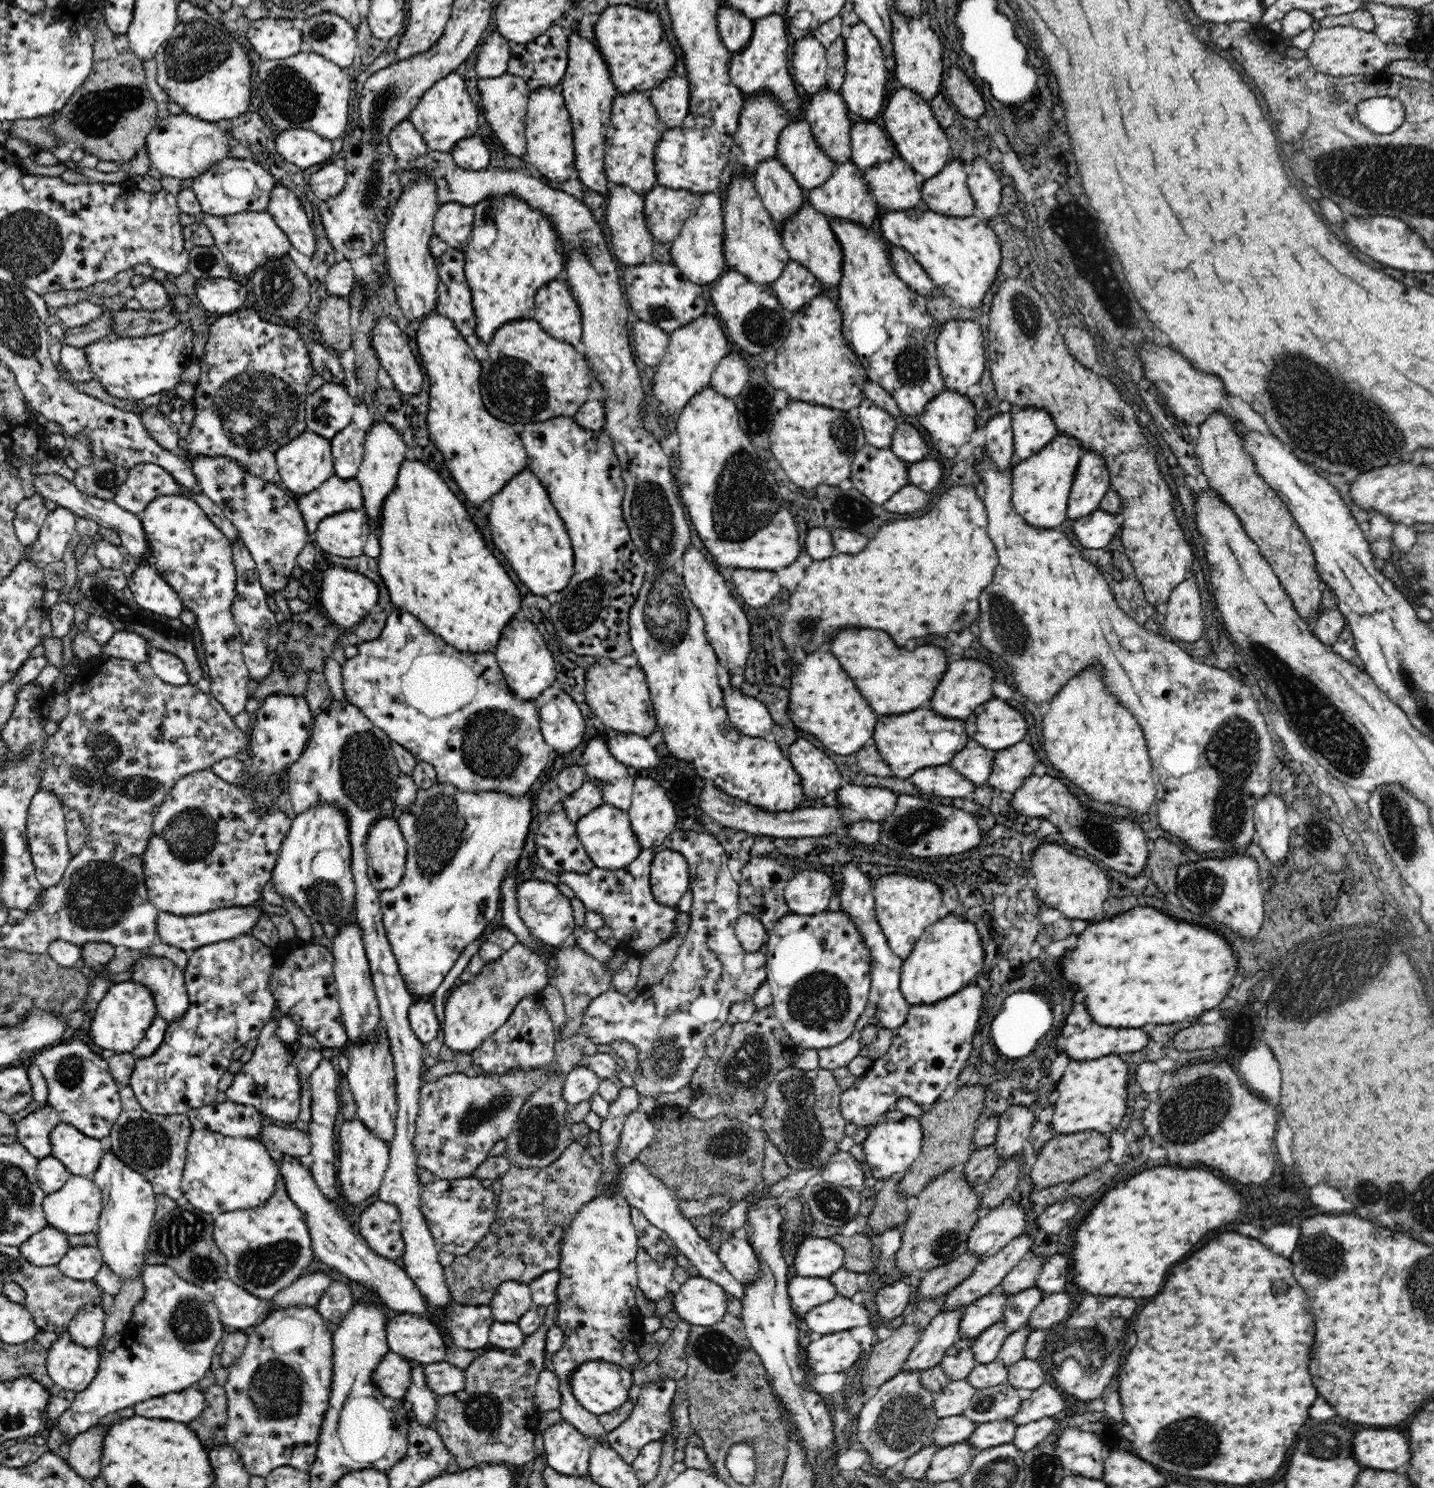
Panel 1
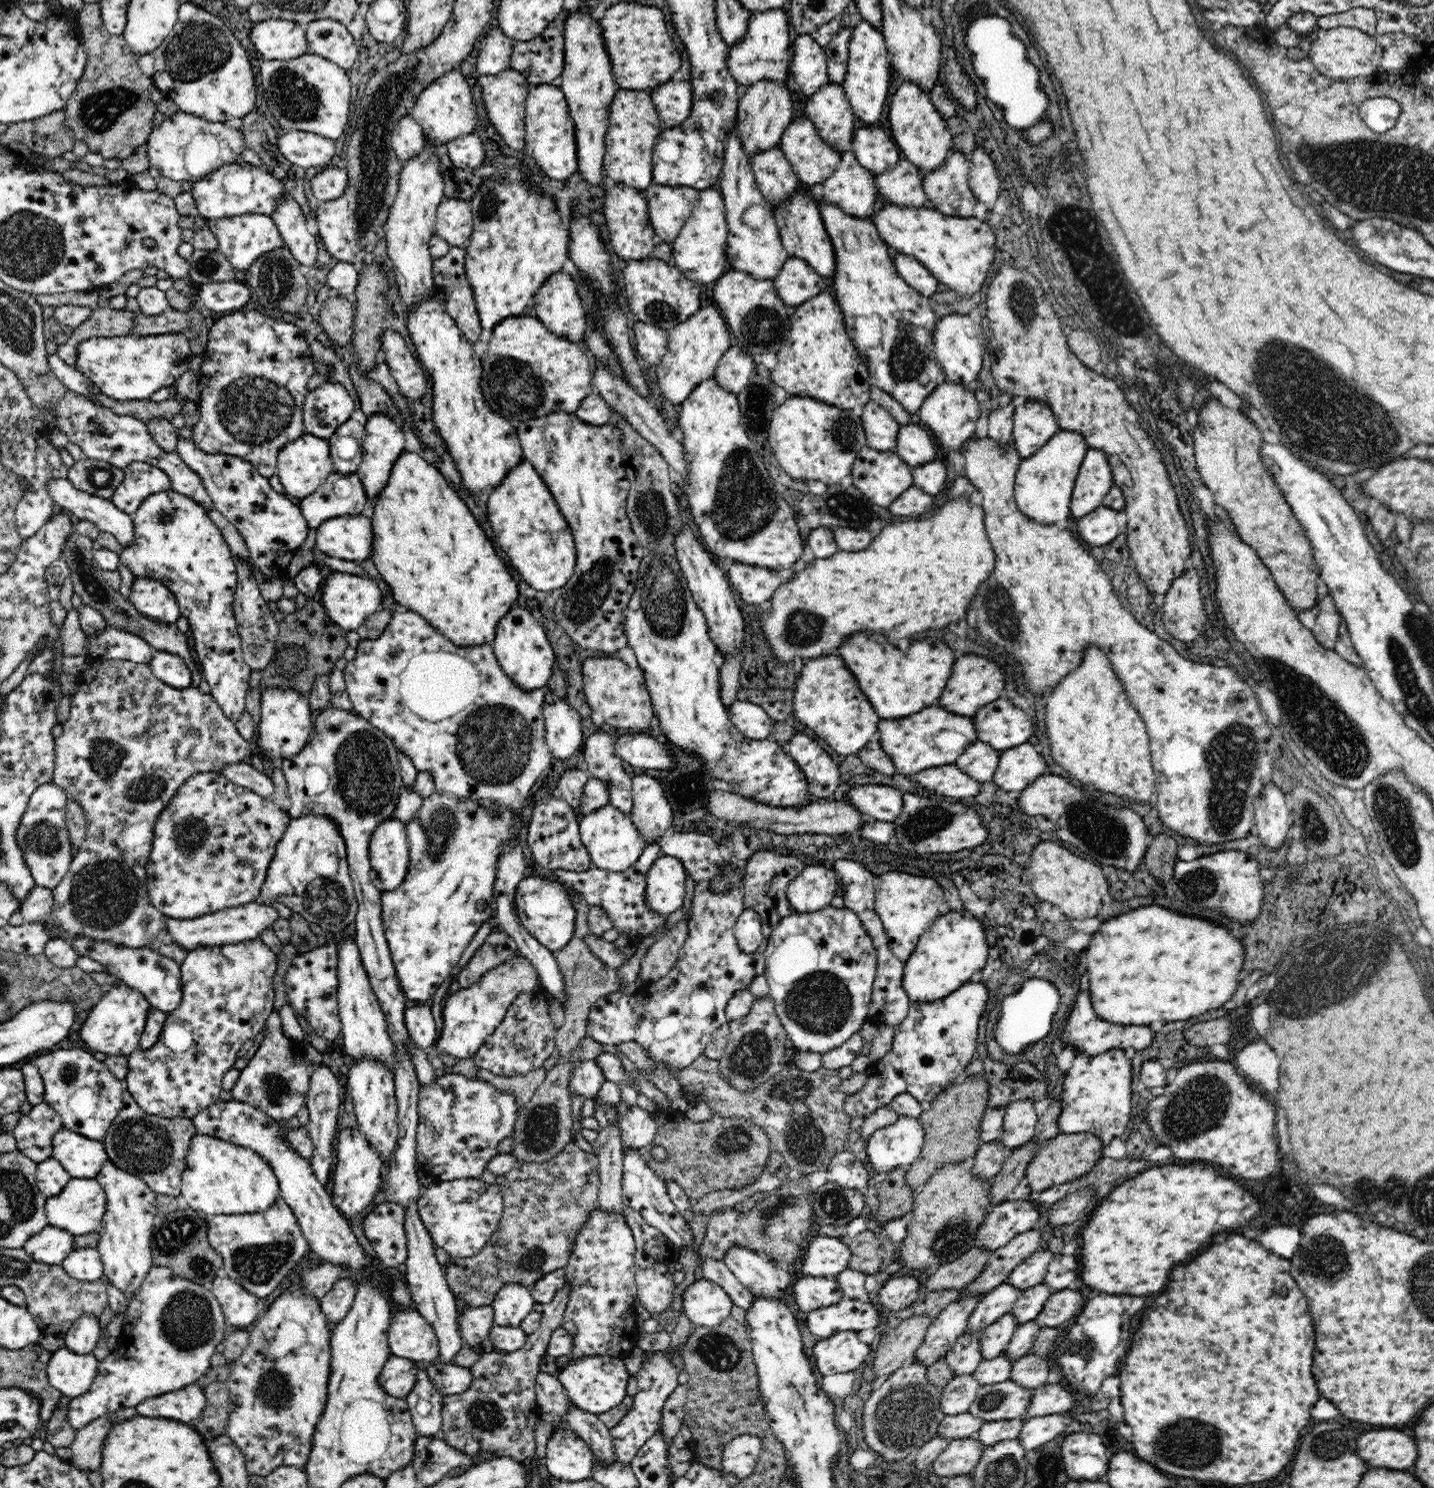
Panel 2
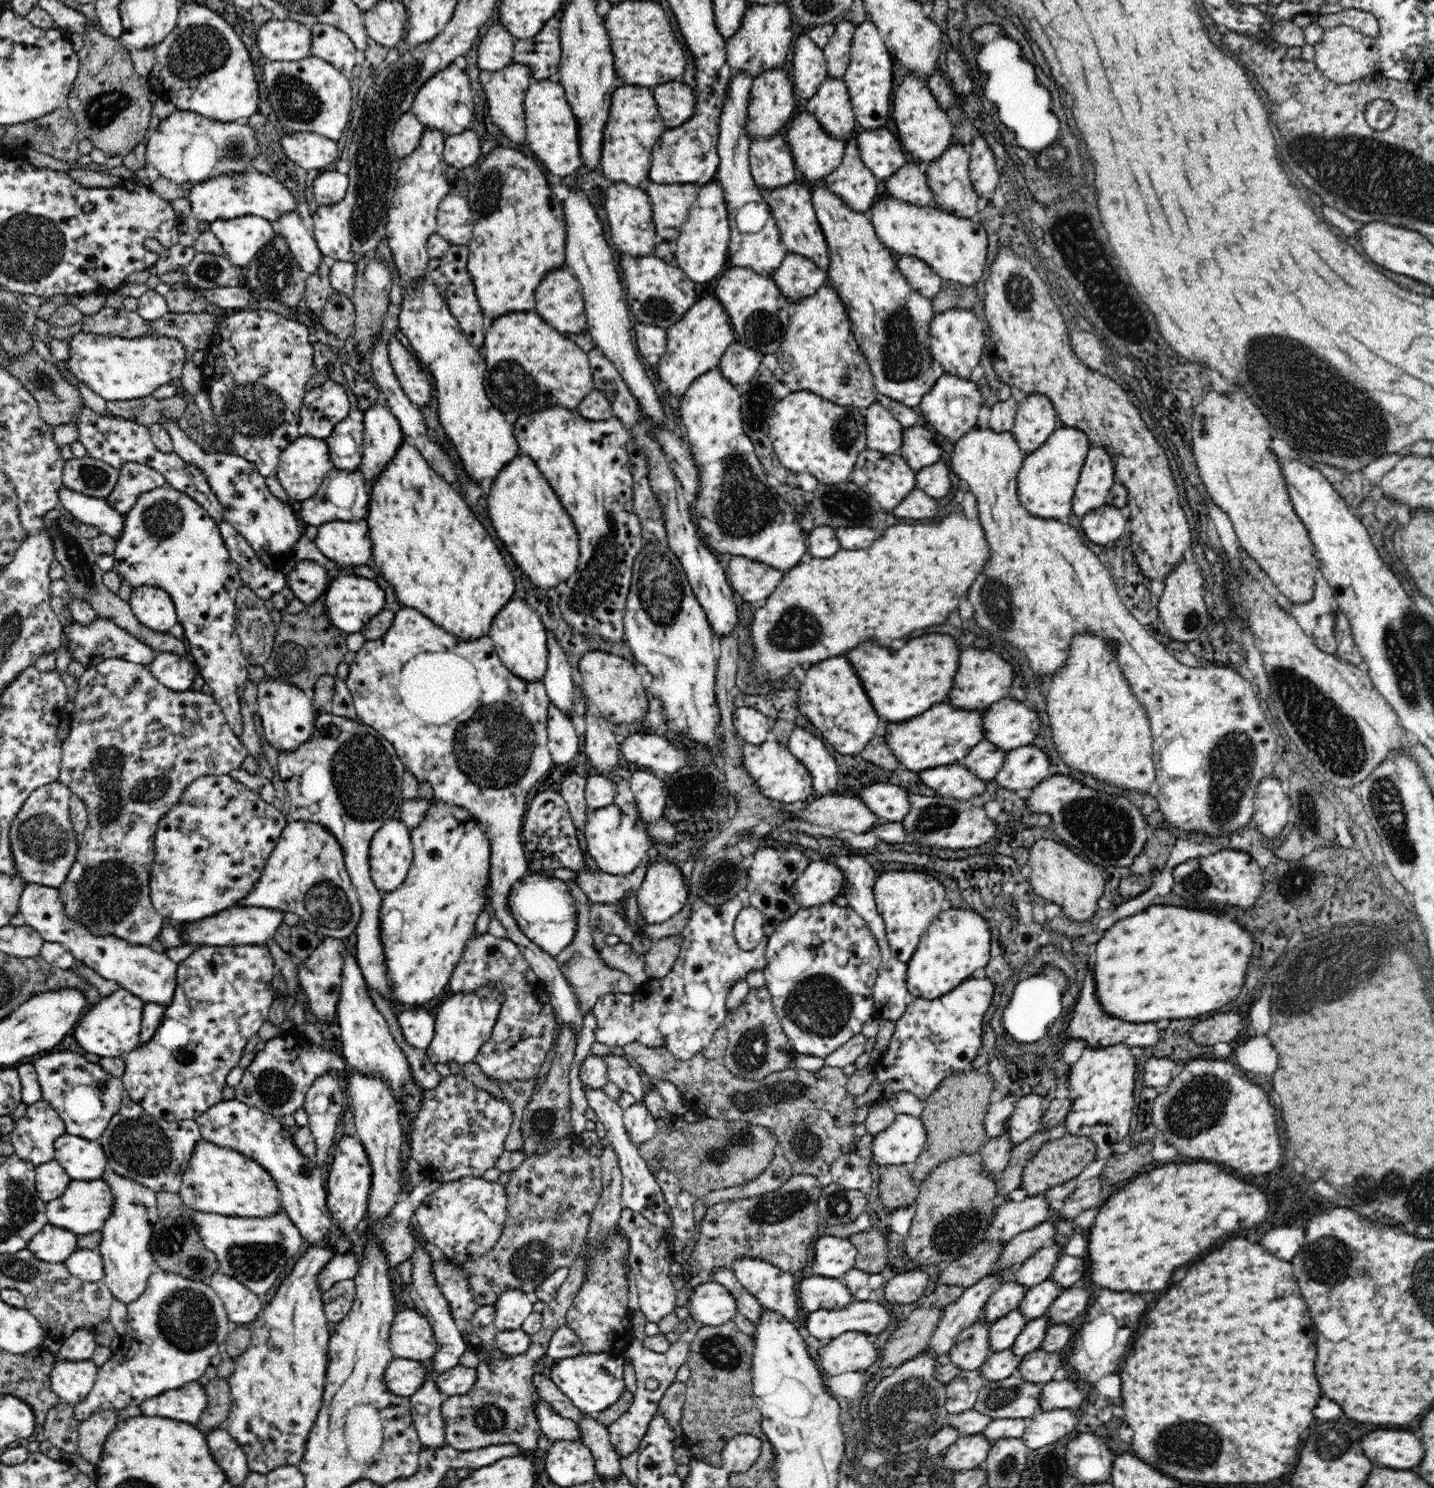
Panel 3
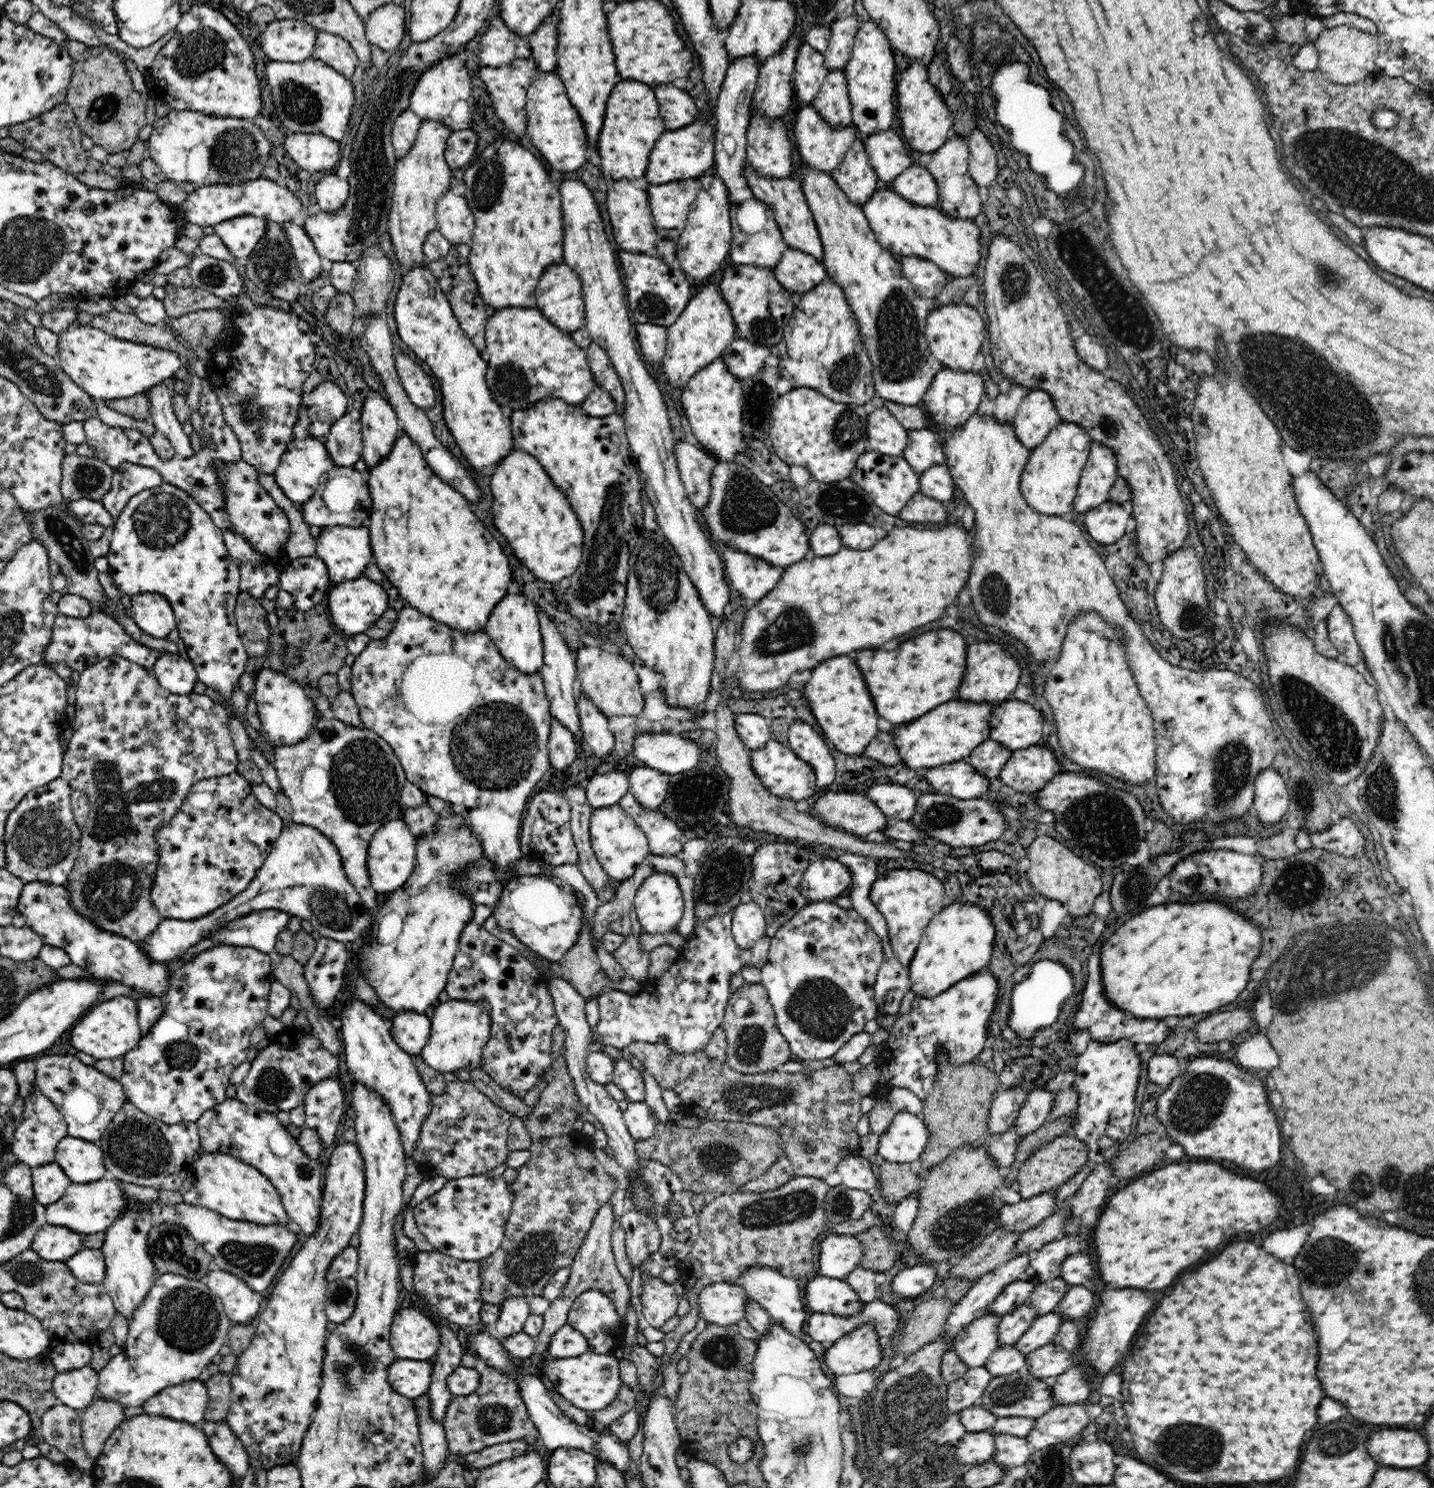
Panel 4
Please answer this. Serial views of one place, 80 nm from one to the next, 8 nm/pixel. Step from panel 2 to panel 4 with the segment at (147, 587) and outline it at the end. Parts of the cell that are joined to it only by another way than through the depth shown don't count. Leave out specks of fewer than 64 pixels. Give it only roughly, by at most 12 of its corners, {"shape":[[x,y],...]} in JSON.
{"shape":[[162,595],[133,596],[130,615],[140,630],[166,640],[176,624]]}

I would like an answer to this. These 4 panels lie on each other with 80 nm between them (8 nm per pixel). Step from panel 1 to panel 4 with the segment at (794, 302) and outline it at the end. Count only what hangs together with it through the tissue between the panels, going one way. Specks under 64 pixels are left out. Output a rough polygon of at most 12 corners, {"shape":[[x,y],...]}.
{"shape":[[790,247],[773,271],[794,298],[828,276],[815,256]]}

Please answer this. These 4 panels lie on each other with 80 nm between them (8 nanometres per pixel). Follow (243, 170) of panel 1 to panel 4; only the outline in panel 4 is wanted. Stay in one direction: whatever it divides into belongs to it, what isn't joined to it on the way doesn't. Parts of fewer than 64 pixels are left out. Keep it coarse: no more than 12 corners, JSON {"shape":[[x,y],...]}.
{"shape":[[266,178],[197,188],[184,219],[202,228],[245,215],[293,222],[303,204]]}

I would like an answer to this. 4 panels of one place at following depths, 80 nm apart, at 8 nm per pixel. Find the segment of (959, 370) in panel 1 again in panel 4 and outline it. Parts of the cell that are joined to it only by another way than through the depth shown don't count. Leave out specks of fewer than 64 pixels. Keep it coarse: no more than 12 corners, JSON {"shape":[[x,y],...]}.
{"shape":[[932,306],[923,333],[943,366],[973,370],[986,338],[976,307]]}

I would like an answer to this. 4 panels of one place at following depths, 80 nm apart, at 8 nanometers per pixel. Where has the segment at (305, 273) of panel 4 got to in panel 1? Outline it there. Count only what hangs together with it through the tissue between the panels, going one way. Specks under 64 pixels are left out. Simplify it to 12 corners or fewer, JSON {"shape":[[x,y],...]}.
{"shape":[[278,183],[268,213],[306,265],[316,240],[300,200]]}

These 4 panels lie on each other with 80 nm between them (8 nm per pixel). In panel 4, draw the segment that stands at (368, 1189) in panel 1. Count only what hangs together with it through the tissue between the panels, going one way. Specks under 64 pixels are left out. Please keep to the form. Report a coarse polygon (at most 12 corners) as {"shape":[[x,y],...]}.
{"shape":[[357,1144],[326,1166],[320,1224],[250,1322],[225,1421],[265,1471],[317,1408],[327,1274],[355,1242]]}

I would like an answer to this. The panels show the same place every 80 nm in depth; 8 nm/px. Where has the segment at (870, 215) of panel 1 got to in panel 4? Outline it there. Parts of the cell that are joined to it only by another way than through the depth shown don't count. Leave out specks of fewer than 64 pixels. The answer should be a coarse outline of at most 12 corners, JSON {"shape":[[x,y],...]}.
{"shape":[[858,135],[831,172],[858,207],[877,190],[879,179],[864,137]]}

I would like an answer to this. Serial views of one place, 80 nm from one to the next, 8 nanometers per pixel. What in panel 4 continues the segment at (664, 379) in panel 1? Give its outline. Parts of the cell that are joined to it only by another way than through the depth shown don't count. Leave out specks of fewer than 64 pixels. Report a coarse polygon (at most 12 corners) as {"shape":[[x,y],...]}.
{"shape":[[707,279],[667,327],[661,360],[681,389],[737,337],[734,317]]}

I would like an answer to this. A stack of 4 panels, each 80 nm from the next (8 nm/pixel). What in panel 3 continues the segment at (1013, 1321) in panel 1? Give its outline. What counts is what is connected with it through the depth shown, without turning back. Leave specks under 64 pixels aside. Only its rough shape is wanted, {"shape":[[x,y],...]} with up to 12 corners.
{"shape":[[1050,1279],[1028,1288],[1019,1309],[1029,1321],[1064,1292]]}

